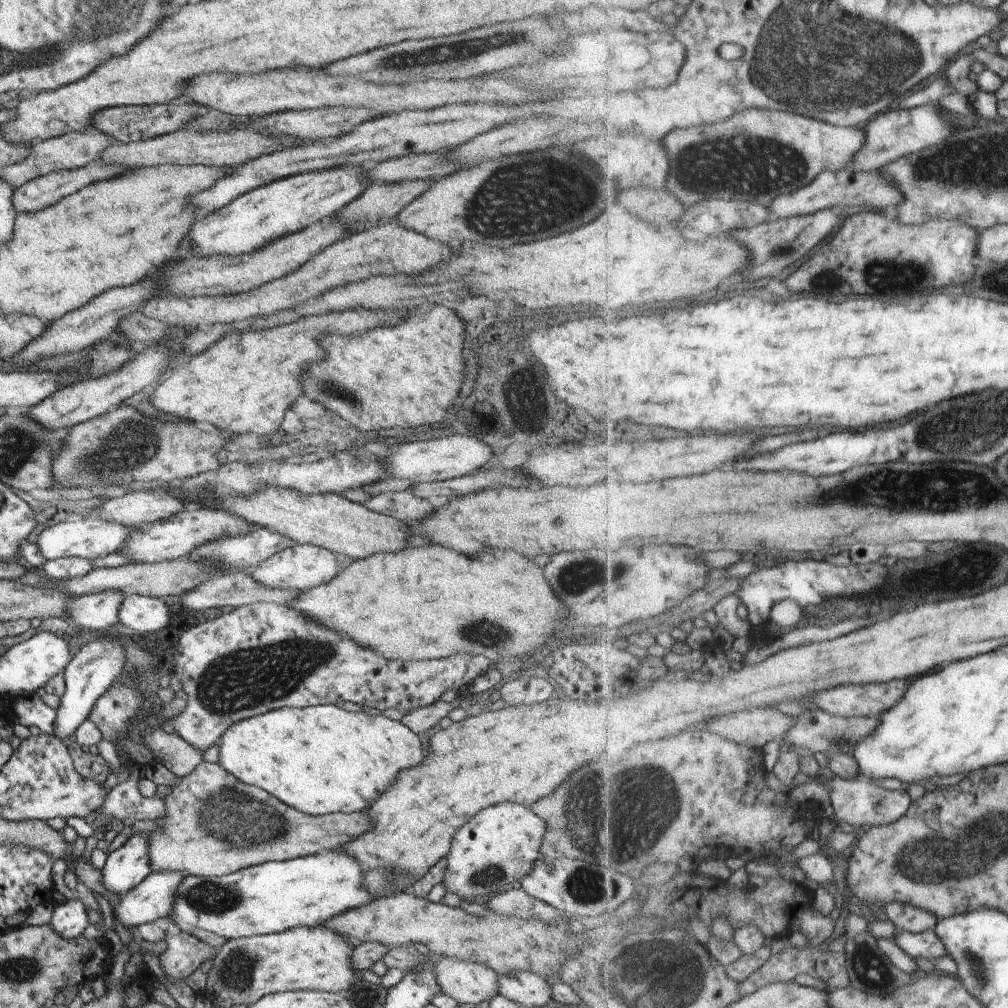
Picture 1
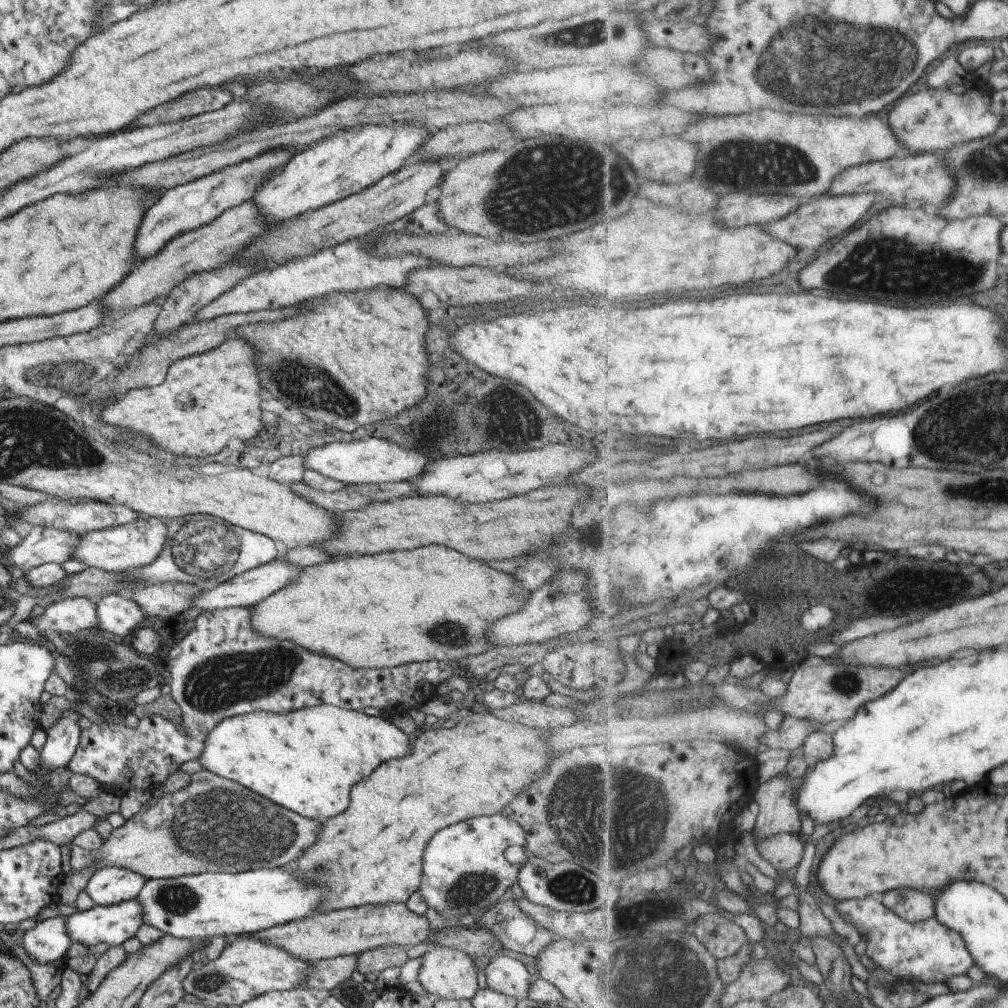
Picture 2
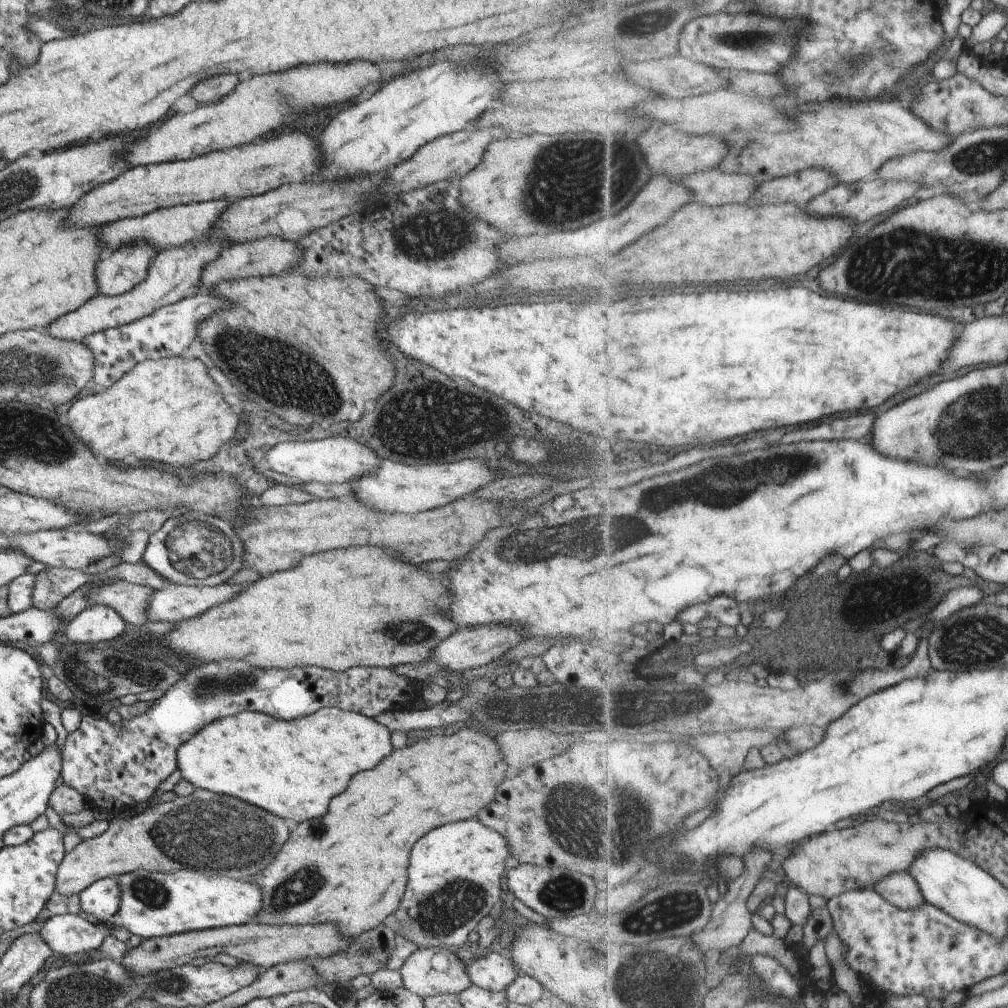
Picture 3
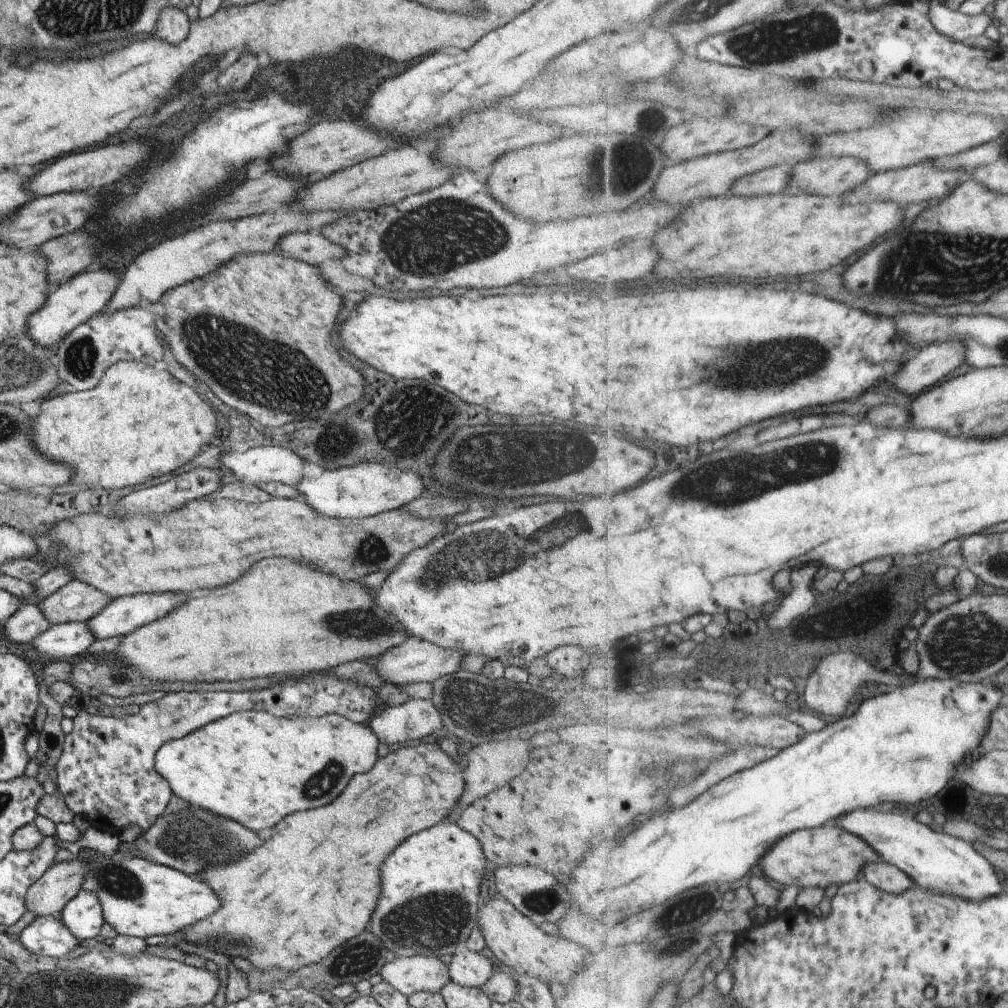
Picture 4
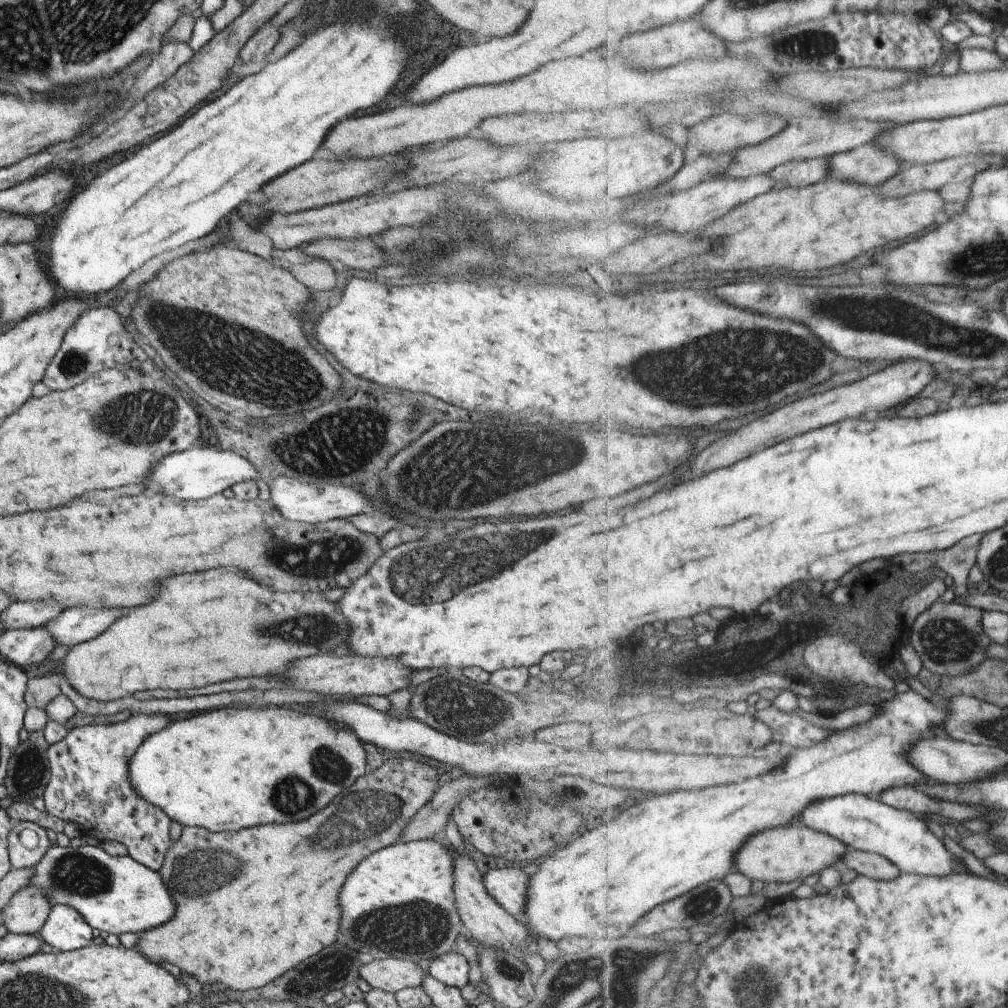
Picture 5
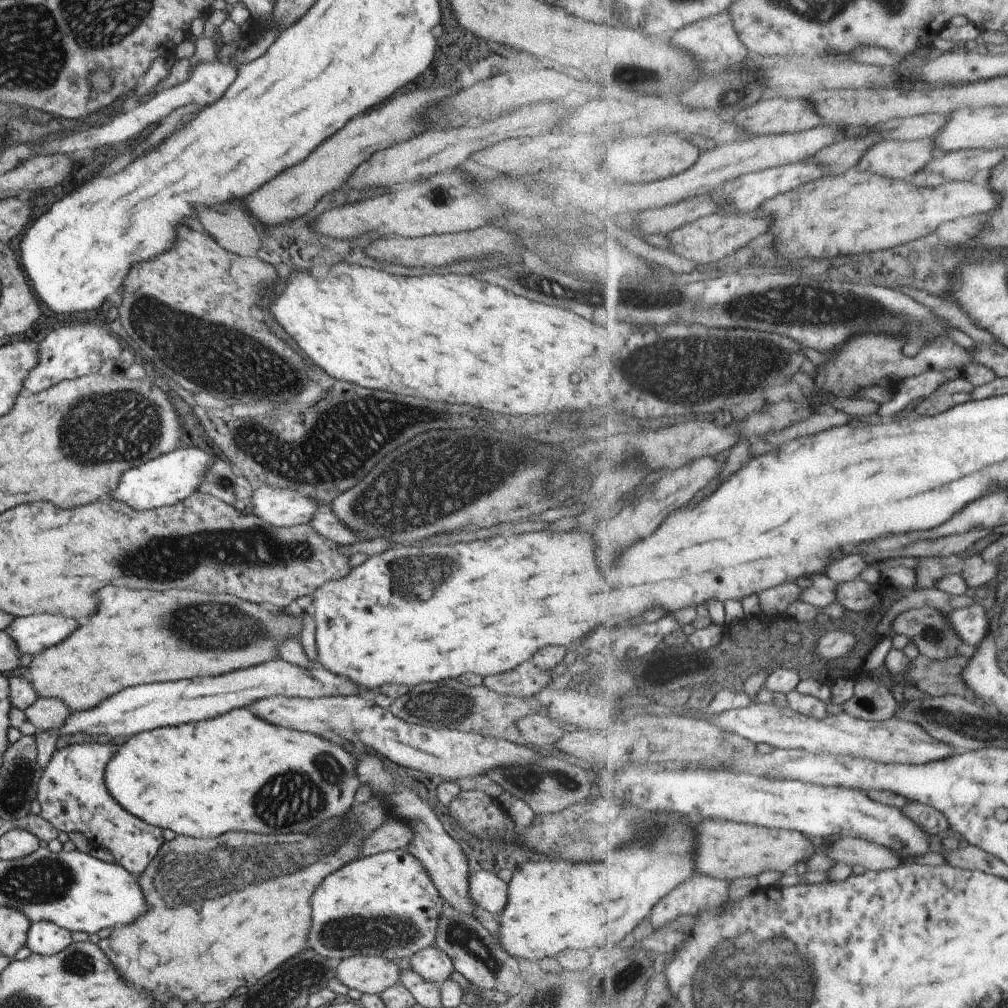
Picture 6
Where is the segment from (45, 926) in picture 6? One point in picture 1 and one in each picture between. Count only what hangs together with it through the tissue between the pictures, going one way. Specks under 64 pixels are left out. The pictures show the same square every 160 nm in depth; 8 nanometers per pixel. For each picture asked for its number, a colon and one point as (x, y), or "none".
1: (128, 864)
2: (107, 886)
3: (101, 898)
4: (82, 915)
5: (65, 929)

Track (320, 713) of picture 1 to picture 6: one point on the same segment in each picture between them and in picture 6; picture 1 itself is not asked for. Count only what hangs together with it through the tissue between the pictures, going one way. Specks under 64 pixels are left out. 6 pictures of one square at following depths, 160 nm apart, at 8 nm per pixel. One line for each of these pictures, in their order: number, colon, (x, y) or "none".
2: (307, 760)
3: (292, 769)
4: (255, 768)
5: (237, 766)
6: (236, 771)

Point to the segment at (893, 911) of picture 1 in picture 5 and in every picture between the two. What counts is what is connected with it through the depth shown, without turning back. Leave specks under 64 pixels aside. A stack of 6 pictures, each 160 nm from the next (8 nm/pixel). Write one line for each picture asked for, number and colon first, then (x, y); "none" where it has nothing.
2: (914, 906)
3: (901, 889)
4: (886, 876)
5: (871, 865)

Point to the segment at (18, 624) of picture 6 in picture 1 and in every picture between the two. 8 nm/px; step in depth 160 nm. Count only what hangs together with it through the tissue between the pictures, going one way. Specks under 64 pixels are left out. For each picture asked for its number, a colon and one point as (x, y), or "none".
1: (302, 566)
2: (246, 589)
3: (172, 603)
4: (122, 615)
5: (74, 625)

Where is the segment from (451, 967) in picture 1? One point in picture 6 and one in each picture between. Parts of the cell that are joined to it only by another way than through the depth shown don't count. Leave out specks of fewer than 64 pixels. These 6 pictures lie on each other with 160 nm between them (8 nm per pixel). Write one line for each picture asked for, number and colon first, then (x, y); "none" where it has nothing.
2: (445, 973)
3: (429, 971)
4: (407, 975)
5: (390, 974)
6: (372, 974)

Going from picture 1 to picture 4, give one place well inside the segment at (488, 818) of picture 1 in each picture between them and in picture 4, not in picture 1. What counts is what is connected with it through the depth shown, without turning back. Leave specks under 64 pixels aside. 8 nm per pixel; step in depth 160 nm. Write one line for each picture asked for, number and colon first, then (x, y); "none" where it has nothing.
2: (467, 866)
3: (455, 873)
4: (429, 899)

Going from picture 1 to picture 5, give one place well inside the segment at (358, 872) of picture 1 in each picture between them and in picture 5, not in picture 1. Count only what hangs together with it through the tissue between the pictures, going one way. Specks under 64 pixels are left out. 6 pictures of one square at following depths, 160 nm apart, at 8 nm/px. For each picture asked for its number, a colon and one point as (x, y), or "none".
2: (208, 904)
3: (152, 904)
4: (138, 898)
5: (113, 894)

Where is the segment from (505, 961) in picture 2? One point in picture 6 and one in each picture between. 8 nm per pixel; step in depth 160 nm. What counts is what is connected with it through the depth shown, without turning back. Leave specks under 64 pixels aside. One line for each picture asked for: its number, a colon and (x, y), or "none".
3: (493, 971)
4: (467, 968)
5: (451, 968)
6: (431, 963)

